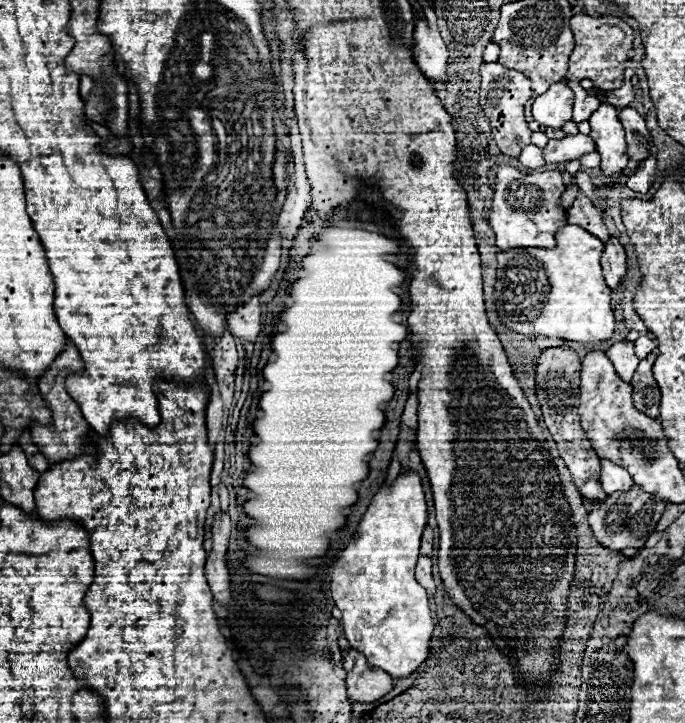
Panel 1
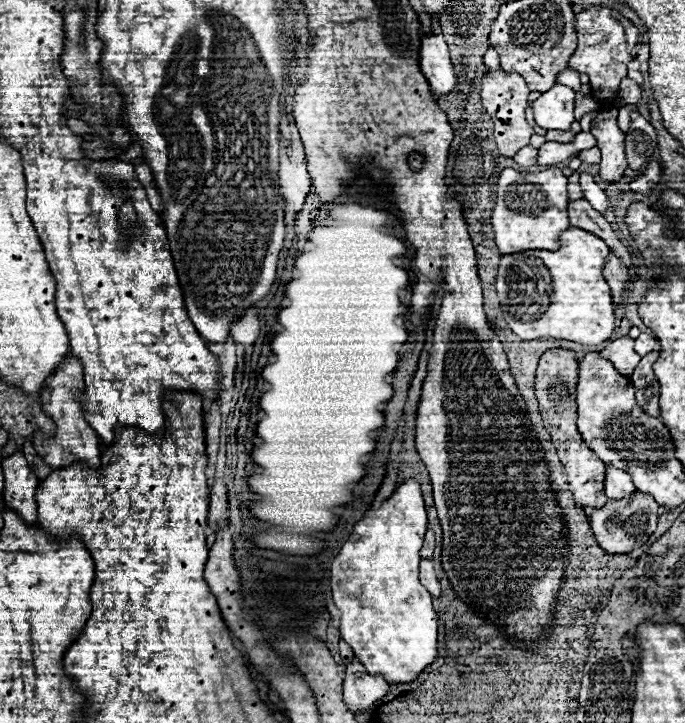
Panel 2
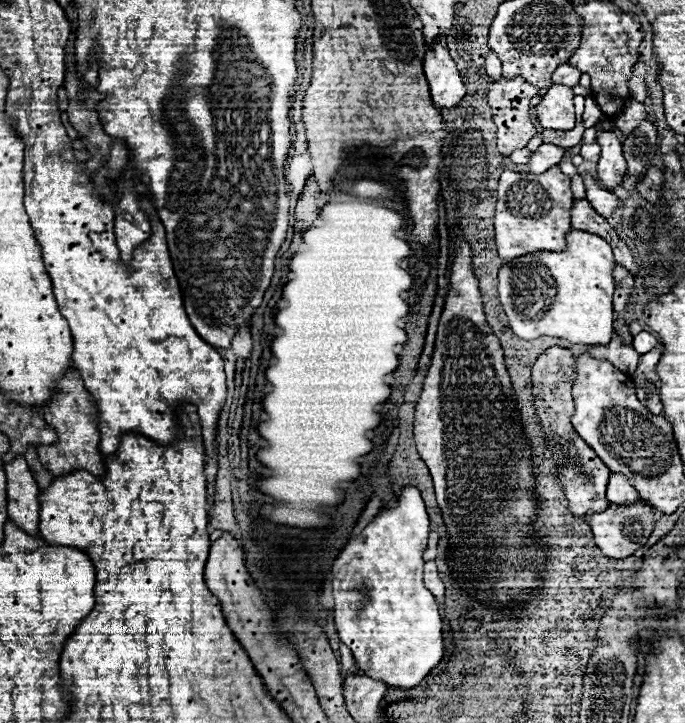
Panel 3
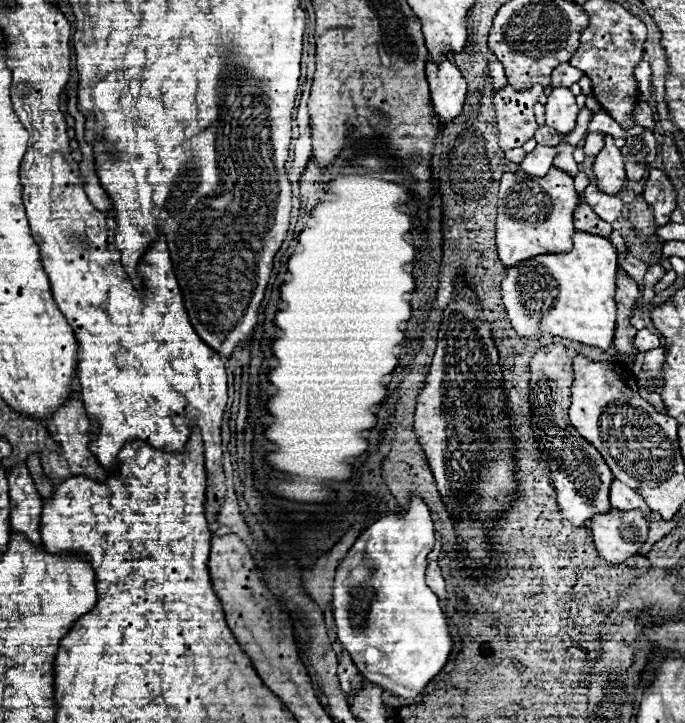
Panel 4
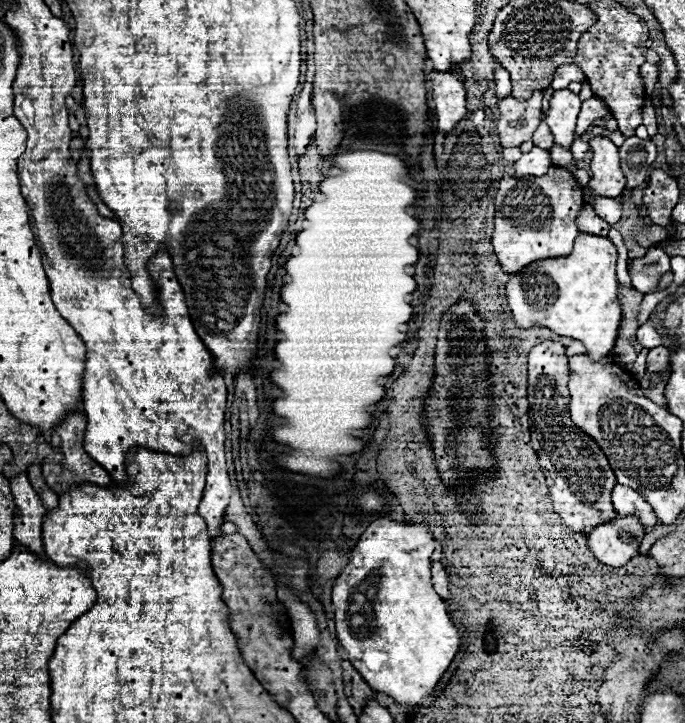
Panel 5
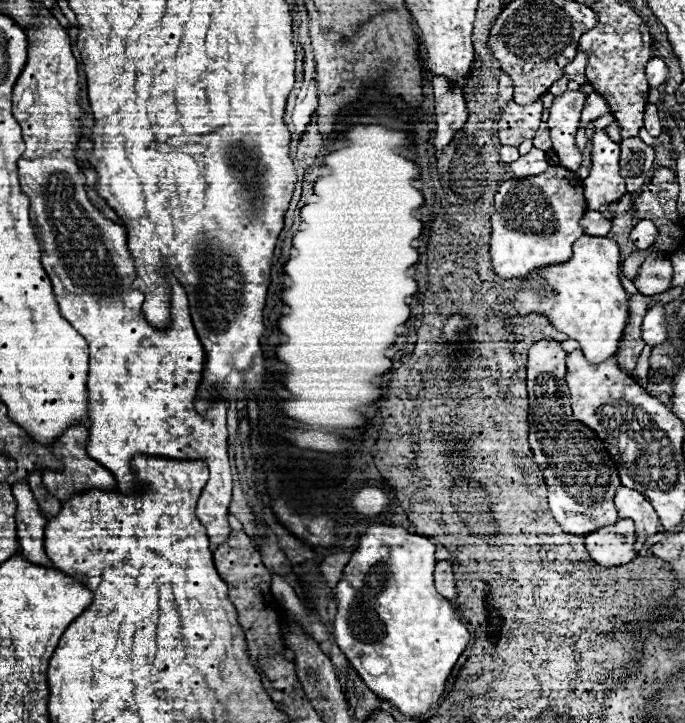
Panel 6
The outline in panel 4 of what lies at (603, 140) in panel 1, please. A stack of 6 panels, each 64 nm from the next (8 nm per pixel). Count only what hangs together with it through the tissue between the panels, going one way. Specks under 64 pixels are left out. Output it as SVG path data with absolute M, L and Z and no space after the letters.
M612 136L604 138L604 148L598 152L592 170L596 174L596 186L600 192L616 196L622 190L626 182L624 162L622 162L620 148L614 144Z

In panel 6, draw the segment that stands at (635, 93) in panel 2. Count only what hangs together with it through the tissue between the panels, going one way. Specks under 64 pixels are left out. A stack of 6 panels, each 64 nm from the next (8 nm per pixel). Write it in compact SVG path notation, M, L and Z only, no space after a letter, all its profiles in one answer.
M652 58L646 64L646 76L648 76L650 88L658 88L668 80L668 66L664 64L662 58Z

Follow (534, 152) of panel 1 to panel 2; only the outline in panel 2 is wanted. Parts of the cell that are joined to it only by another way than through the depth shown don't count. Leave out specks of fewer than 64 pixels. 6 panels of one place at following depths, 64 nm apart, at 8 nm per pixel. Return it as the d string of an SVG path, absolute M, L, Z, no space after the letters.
M524 146L522 150L518 150L514 154L514 162L518 162L520 166L534 166L536 164L536 154L538 154L538 150L534 150L532 146Z

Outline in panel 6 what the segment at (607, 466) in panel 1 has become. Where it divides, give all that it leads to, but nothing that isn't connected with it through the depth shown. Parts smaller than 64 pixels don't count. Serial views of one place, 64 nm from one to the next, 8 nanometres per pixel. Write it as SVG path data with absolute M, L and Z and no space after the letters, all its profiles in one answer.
M620 486L616 496L614 496L614 502L618 506L620 518L634 520L638 540L648 540L650 536L660 532L658 516L654 512L652 504L640 492L630 490L626 486Z

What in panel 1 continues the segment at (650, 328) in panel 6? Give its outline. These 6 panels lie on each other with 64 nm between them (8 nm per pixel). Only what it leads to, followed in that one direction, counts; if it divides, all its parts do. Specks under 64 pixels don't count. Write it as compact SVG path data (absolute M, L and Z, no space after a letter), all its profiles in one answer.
M640 336L634 344L636 344L636 356L638 358L648 356L648 352L654 352L654 348L656 348L656 340L652 340L648 336Z

